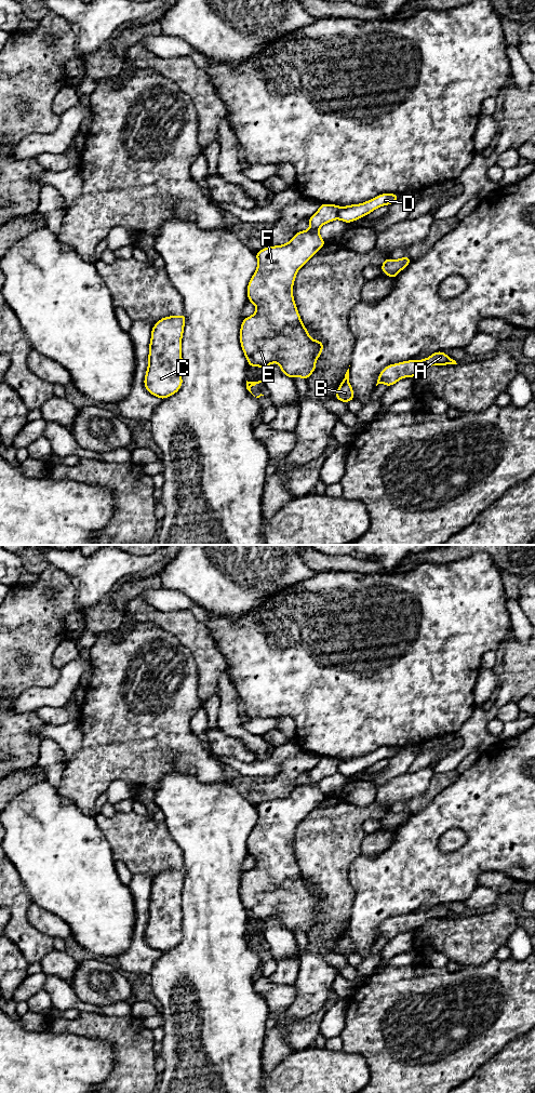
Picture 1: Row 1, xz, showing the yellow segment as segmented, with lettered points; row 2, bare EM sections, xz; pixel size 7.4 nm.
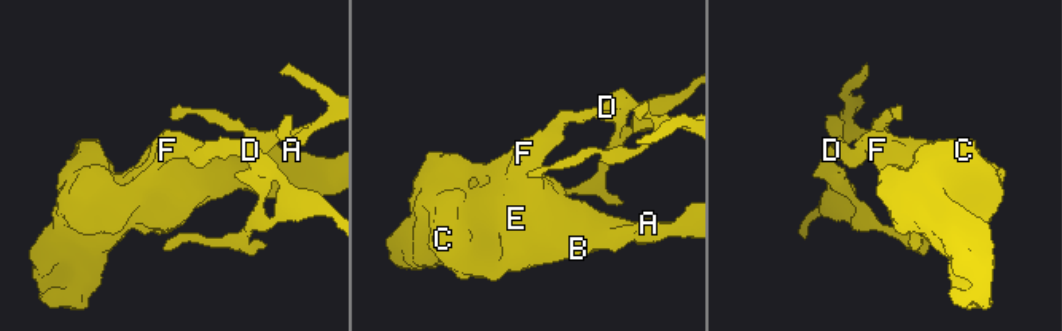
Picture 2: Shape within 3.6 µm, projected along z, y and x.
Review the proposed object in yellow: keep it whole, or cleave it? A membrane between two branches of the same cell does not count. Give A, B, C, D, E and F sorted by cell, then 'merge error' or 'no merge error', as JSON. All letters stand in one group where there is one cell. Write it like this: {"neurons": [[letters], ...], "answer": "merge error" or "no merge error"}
{"neurons": [["A", "B", "C", "E", "F"], ["D"]], "answer": "merge error"}

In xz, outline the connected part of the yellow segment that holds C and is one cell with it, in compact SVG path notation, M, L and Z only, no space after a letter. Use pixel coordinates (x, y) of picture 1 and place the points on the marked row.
M186 315L161 318L151 330L146 390L161 400L175 395L183 386L182 338Z

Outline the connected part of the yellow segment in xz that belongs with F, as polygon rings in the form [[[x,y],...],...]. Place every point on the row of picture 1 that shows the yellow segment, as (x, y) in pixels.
[[[321,203],[318,211],[308,221],[310,228],[297,231],[285,244],[268,246],[255,253],[257,268],[248,286],[248,301],[256,307],[254,315],[245,317],[240,328],[240,344],[249,366],[259,366],[264,371],[276,362],[280,370],[290,378],[302,377],[308,381],[316,371],[316,360],[323,351],[323,342],[308,335],[297,310],[292,288],[297,271],[326,243],[319,229],[324,224],[338,218],[339,206]]]

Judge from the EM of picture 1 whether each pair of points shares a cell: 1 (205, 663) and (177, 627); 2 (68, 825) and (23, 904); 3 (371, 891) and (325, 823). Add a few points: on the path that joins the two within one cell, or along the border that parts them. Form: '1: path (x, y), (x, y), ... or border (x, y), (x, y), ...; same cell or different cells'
1: path (205, 654), (186, 635); same cell
2: border (16, 871), (32, 903); different cells
3: border (361, 854), (349, 870), (352, 889); different cells

